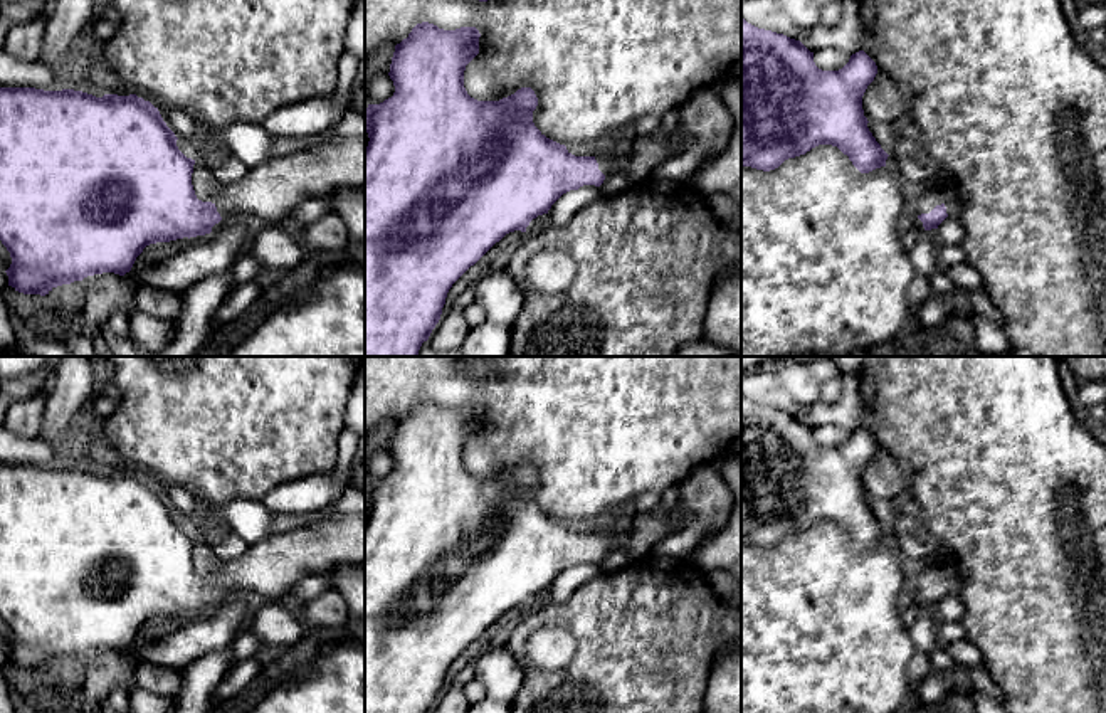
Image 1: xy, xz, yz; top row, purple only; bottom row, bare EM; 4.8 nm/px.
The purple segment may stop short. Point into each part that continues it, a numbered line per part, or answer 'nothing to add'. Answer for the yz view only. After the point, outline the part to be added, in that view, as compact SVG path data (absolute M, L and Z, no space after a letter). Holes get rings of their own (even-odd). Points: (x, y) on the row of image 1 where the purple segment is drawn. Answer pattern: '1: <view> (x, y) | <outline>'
1: yz (932, 197) | M924 188L919 205L918 205L918 215L930 214L936 205L945 203L943 192L940 188Z

